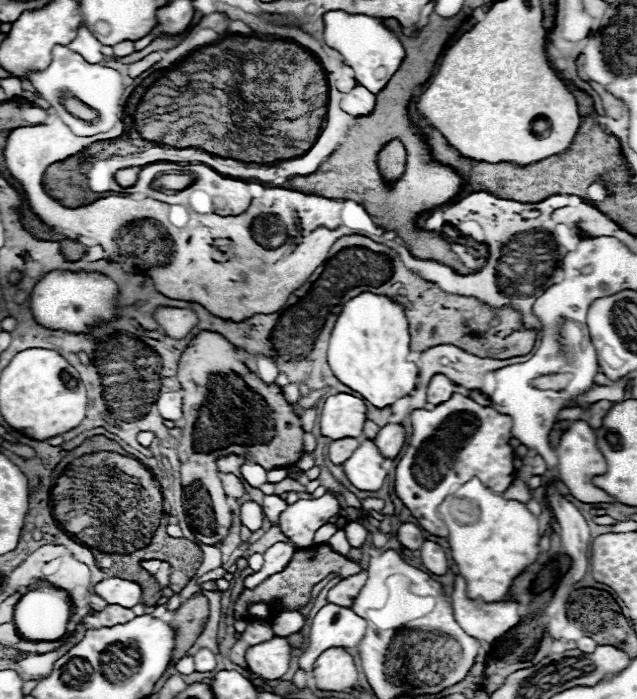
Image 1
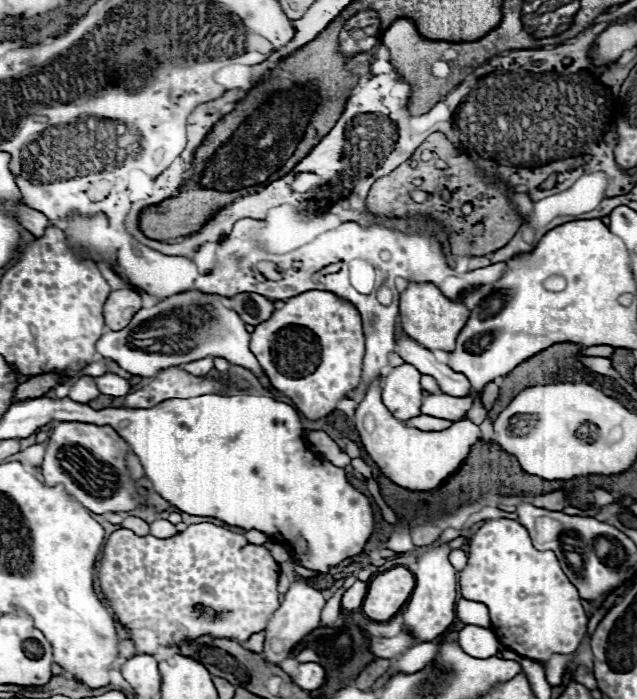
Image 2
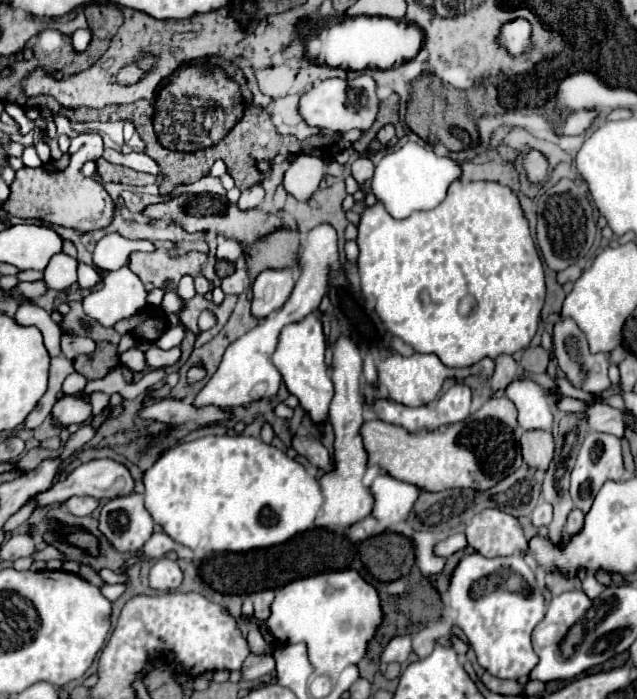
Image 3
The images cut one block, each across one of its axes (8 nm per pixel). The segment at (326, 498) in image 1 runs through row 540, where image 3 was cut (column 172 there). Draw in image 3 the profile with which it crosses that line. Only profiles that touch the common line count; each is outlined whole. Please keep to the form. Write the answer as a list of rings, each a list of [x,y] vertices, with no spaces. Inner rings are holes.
[[[166,292],[164,294],[164,300],[162,300],[162,308],[168,312],[168,314],[178,314],[178,312],[182,312],[182,306],[184,306],[184,302],[176,296],[176,292]]]

